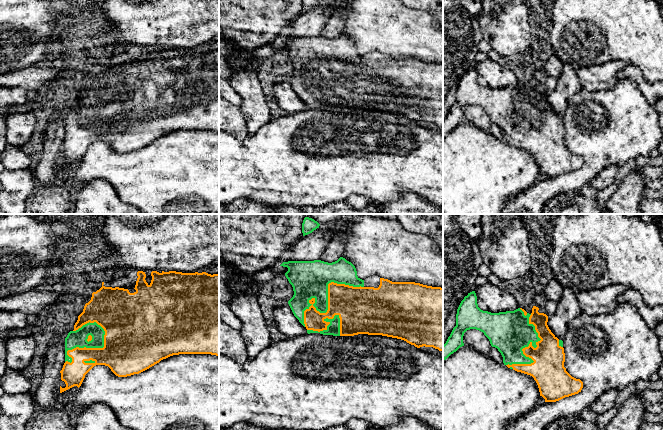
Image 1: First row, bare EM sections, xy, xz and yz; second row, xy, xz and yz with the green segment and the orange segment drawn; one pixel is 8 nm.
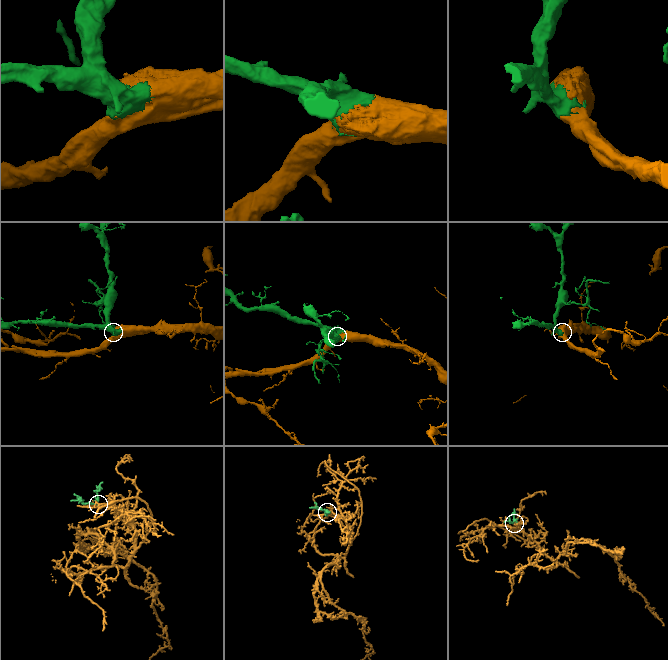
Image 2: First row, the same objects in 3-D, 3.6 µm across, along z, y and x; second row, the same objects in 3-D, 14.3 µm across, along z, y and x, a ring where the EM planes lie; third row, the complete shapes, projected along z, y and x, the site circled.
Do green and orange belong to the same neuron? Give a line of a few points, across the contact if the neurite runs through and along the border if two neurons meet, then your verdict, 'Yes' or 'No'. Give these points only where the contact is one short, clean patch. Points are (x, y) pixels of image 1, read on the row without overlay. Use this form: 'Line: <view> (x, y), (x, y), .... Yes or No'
Yes

